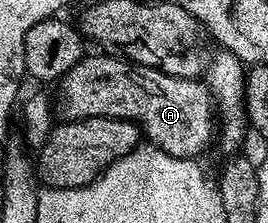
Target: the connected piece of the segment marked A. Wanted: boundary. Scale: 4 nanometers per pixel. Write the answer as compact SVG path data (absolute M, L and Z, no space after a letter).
M85 56L59 82L58 105L64 108L65 118L113 117L134 121L151 144L175 157L199 158L211 141L213 144L218 113L203 80L187 81L145 65L134 65L122 57L99 56Z

